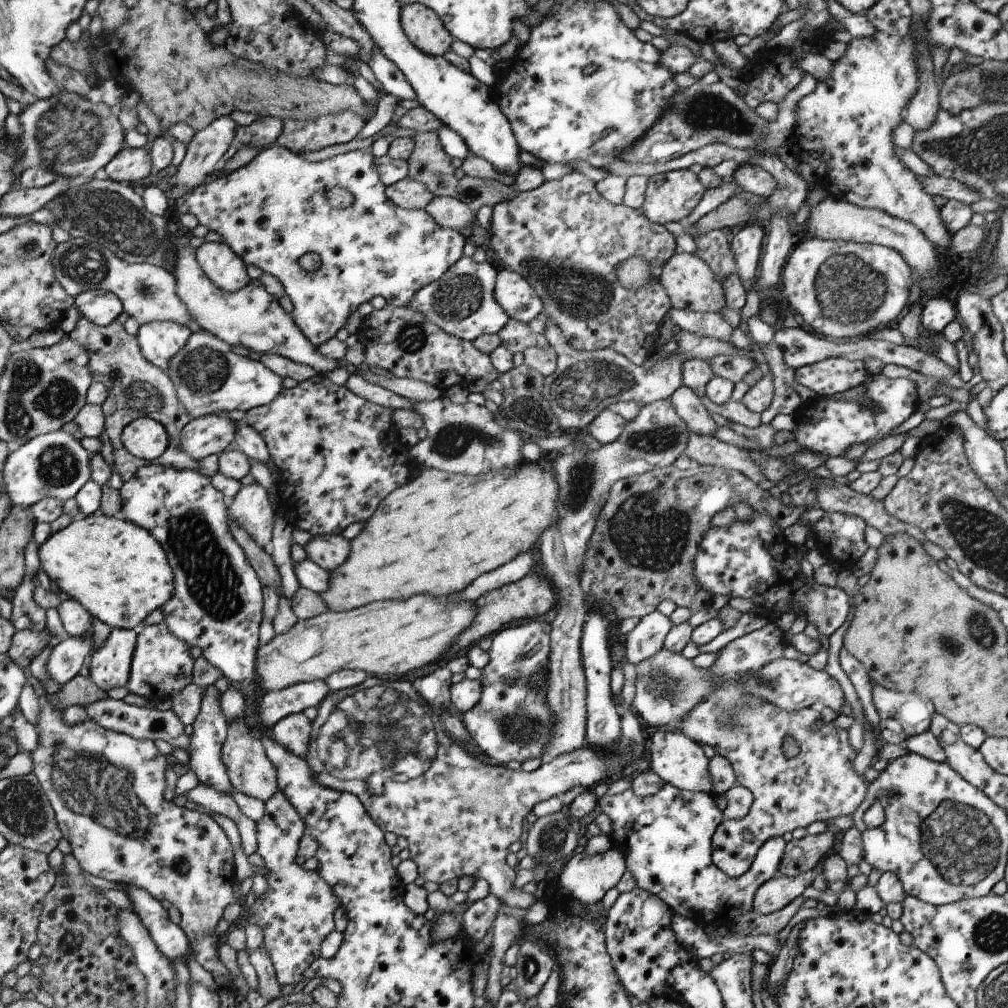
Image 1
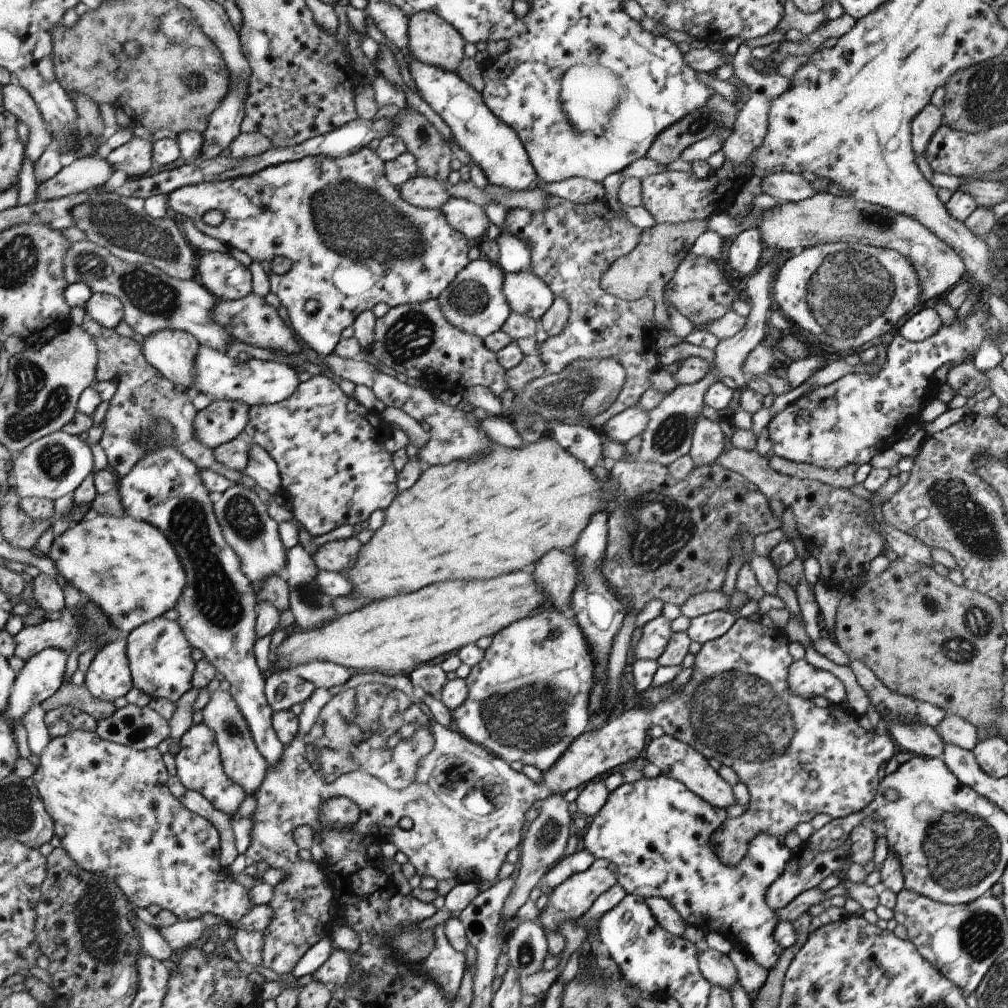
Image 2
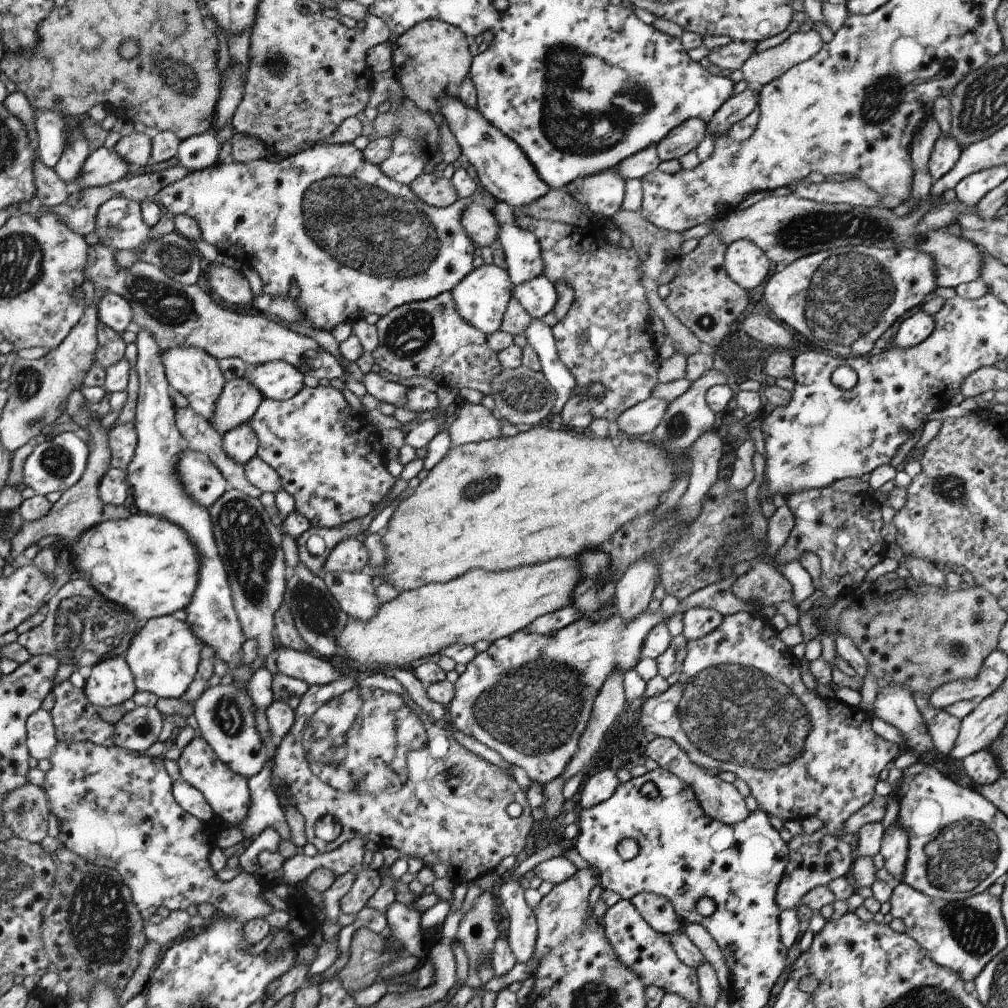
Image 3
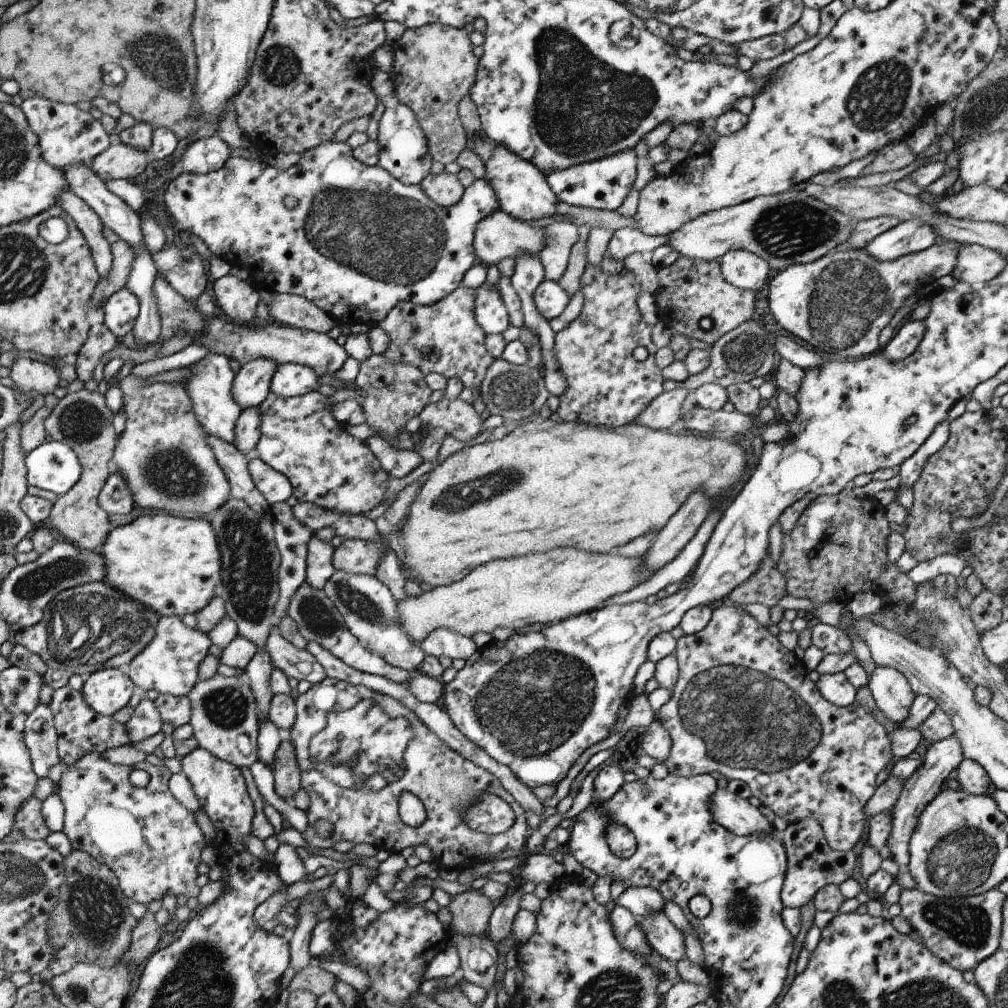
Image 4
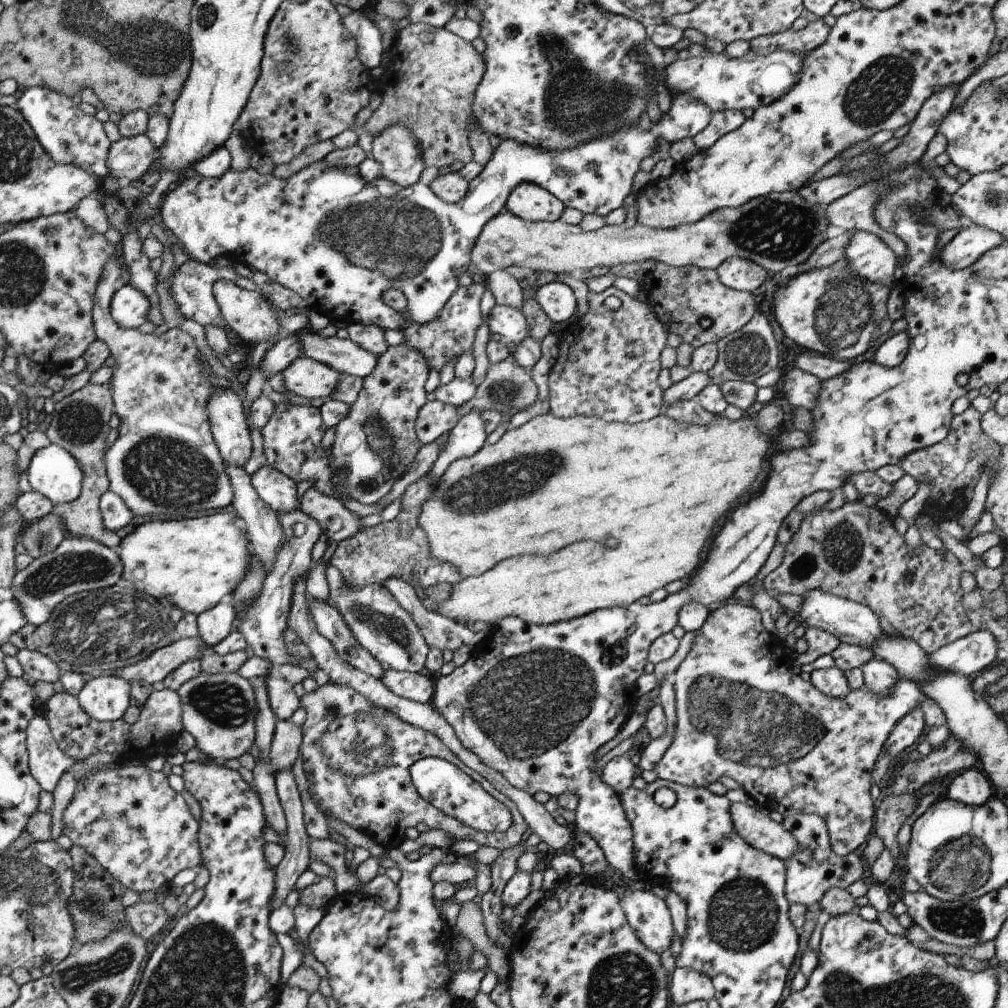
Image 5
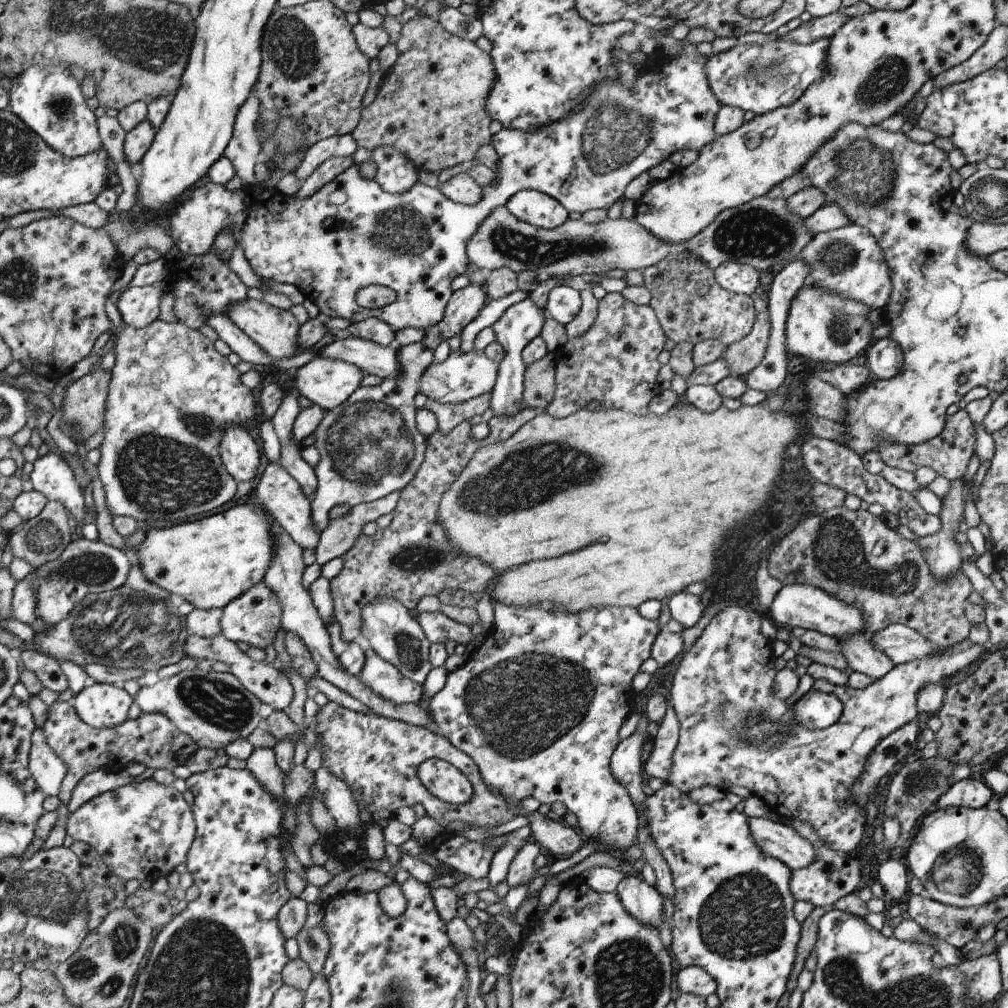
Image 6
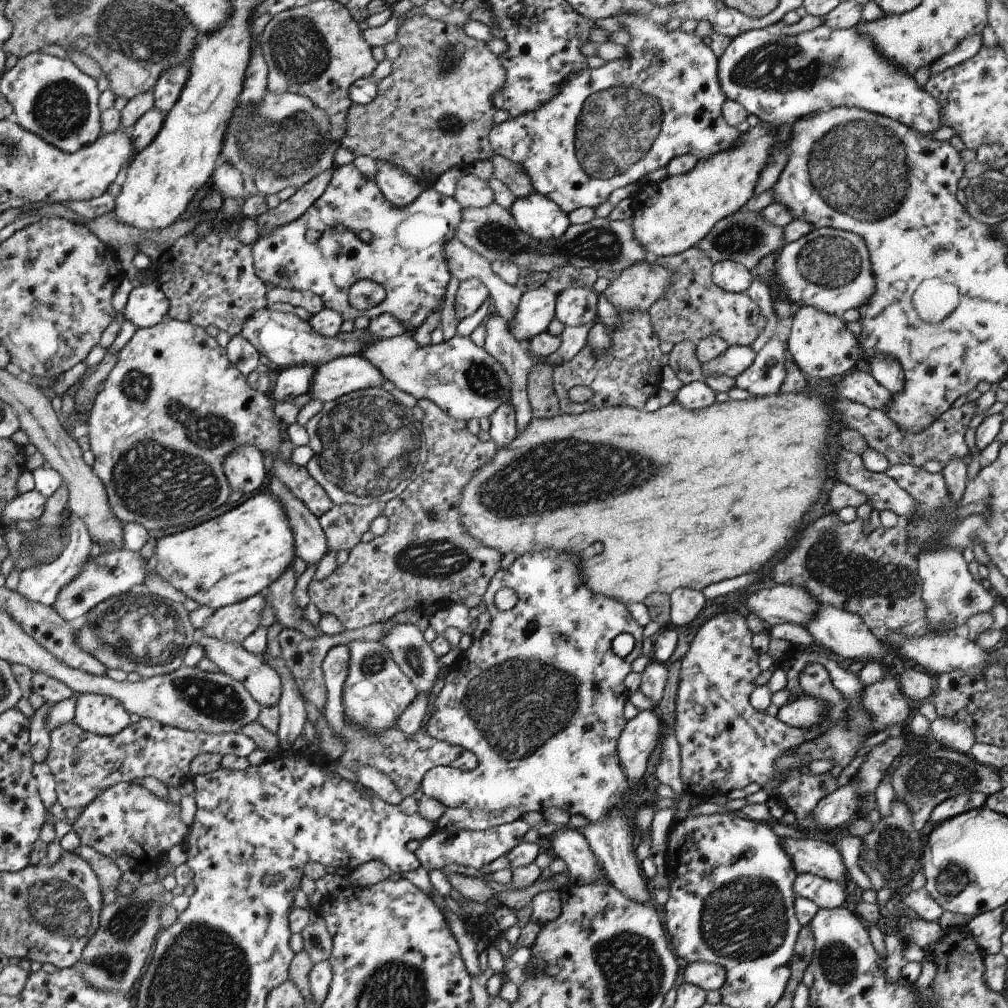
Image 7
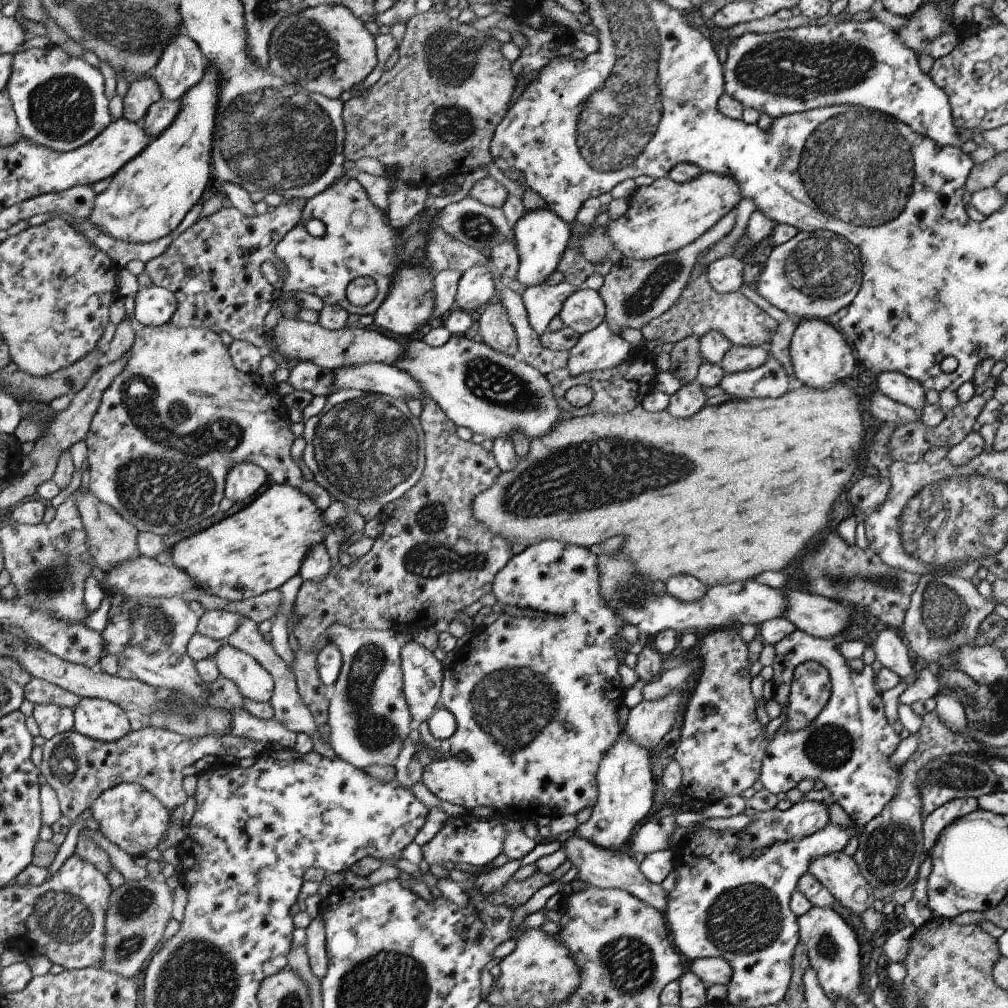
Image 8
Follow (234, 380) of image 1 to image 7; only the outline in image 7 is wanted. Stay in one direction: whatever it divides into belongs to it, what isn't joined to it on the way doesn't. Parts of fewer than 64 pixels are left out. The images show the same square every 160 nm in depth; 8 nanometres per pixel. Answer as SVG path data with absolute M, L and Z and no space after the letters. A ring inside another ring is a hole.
M346 355L315 366L313 382L308 389L312 399L324 404L337 401L352 392L382 387L385 379L373 363L358 355Z

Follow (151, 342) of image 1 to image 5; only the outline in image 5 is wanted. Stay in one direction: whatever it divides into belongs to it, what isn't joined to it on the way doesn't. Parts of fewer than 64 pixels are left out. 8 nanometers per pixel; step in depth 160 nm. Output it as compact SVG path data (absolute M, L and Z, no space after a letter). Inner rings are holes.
M224 387L214 389L208 402L213 438L228 466L243 467L252 452L249 424L242 402L236 391Z

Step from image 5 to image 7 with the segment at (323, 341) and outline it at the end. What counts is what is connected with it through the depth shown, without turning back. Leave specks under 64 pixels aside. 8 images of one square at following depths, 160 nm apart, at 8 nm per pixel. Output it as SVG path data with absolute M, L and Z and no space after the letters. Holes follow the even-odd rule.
M404 332L404 334L397 337L372 340L365 346L365 349L359 352L358 356L364 357L375 367L378 367L378 370L383 374L383 378L393 382L396 388L412 394L418 400L432 401L448 416L456 420L464 419L468 422L472 418L479 420L482 416L489 417L496 412L498 407L505 402L510 403L511 400L512 379L509 377L509 373L484 346L476 346L470 340L470 337L454 336L449 341L421 347L409 332Z

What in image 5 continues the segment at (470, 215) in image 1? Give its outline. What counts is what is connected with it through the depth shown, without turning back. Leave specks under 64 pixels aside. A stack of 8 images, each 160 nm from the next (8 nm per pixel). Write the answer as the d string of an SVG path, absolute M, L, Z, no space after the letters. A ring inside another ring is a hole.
M798 191L770 193L763 197L753 198L739 206L724 207L707 214L698 222L683 224L669 229L653 229L636 223L632 228L624 225L604 225L595 231L586 232L580 225L569 225L558 219L557 221L528 222L518 215L511 214L506 208L488 222L481 230L474 245L474 271L491 275L510 265L526 266L540 274L542 272L580 273L589 271L594 266L612 268L617 264L630 264L652 258L658 263L670 266L699 266L703 269L714 269L727 258L740 257L757 262L770 272L784 273L796 268L825 241L826 228L829 226L827 212L819 204L812 204Z

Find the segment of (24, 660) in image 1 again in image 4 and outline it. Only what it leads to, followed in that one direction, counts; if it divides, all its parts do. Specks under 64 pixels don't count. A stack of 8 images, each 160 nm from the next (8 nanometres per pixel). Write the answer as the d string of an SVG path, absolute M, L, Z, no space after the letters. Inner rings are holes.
M96 581L72 587L58 593L51 601L40 622L15 634L15 644L25 646L35 655L40 656L48 668L58 668L68 674L94 674L106 667L118 666L121 661L132 662L150 644L156 636L156 626L161 621L162 614L145 604L130 598L108 582Z

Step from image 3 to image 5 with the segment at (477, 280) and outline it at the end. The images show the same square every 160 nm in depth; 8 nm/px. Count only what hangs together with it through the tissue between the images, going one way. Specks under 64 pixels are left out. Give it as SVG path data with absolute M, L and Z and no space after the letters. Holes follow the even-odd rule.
M495 305L488 318L488 328L491 334L498 333L502 336L507 337L510 341L507 345L510 348L510 358L511 357L511 350L523 339L528 337L528 323L526 322L525 316L522 314L522 311L515 309L514 307L509 307L506 305Z

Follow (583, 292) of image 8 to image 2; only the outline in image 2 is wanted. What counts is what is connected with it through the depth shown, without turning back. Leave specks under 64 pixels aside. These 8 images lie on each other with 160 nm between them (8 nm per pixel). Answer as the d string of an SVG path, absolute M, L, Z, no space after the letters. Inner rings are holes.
M530 270L507 273L504 293L512 313L530 317L537 322L540 322L541 316L552 306L556 297L549 285Z

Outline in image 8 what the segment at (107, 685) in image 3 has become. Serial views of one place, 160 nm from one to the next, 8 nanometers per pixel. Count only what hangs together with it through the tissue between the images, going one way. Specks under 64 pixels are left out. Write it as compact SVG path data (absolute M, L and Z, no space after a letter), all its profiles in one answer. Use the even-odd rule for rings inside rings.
M82 697L74 712L74 731L100 742L114 742L126 737L130 722L116 703L94 697Z

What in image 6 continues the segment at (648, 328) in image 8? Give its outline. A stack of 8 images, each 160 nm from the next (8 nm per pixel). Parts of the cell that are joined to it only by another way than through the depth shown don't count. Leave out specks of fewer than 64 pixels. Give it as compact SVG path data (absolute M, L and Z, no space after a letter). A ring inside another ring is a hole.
M686 257L678 259L664 259L645 268L642 272L644 284L651 292L650 306L658 317L660 326L667 338L676 343L690 343L697 345L706 339L720 341L725 347L730 343L741 341L754 326L756 311L753 296L736 294L723 289L715 279L715 271L698 257Z

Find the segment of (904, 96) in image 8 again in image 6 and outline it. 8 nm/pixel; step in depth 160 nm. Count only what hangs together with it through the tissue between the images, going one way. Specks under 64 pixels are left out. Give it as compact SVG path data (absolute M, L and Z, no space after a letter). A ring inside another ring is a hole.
M782 39L763 44L736 45L709 57L705 64L706 78L720 105L730 105L744 112L761 115L792 104L806 88L825 75L828 45L829 40L824 39L807 45Z

